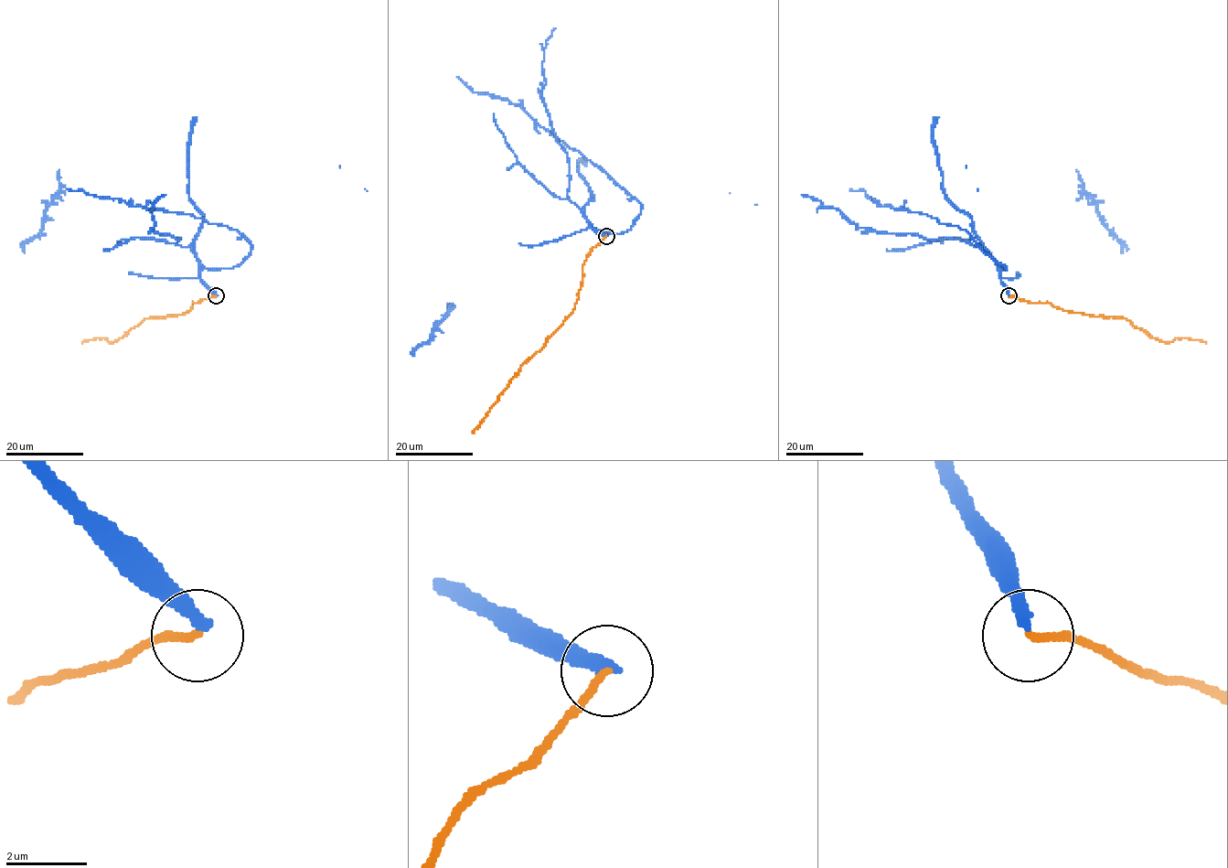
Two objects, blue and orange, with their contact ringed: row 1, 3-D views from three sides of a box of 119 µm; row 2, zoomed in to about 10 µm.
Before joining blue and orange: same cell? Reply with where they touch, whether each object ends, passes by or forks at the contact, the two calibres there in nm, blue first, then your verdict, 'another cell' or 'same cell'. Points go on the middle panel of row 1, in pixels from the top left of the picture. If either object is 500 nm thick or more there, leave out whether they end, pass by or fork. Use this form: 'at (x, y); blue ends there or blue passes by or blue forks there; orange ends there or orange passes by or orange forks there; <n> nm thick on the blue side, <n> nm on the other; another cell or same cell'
at (606, 236); blue ends there; orange ends there; 340 nm thick on the blue side, 180 nm on the other; another cell

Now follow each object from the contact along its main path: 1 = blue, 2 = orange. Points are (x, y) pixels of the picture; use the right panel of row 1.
1: (1009, 295), (1000, 277), (1000, 268), (1007, 269), (959, 227), (880, 205), (861, 190), (850, 189)
2: (1009, 295), (1050, 303), (1065, 311), (1123, 317), (1166, 342), (1188, 338), (1205, 343)

